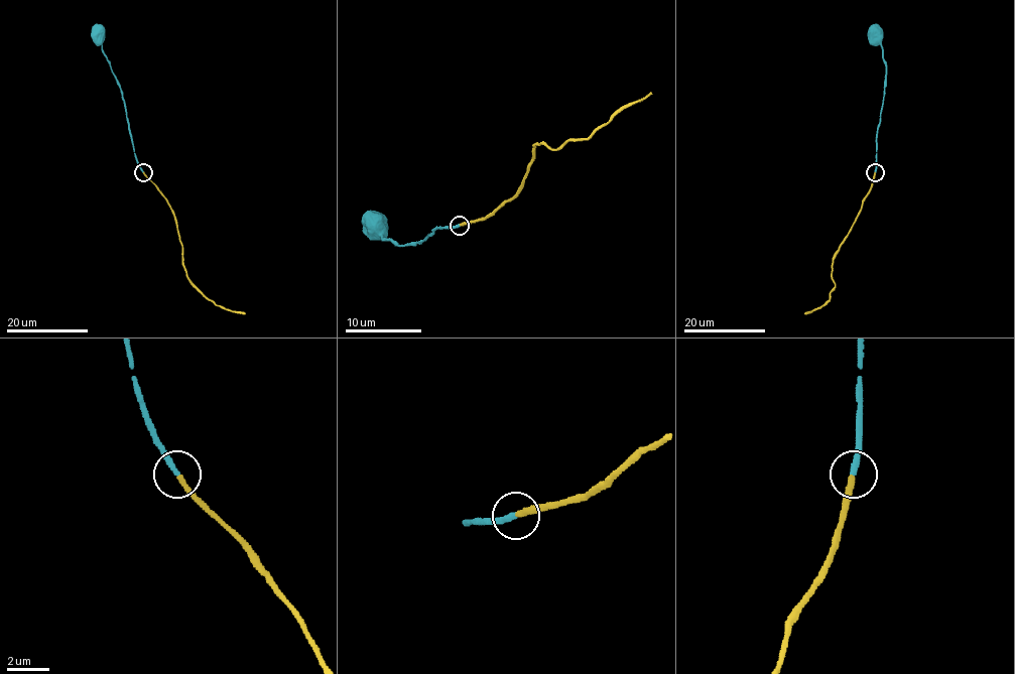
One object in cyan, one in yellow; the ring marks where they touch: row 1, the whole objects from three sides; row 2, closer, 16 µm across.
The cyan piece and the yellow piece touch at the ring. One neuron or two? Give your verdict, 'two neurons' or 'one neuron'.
one neuron

